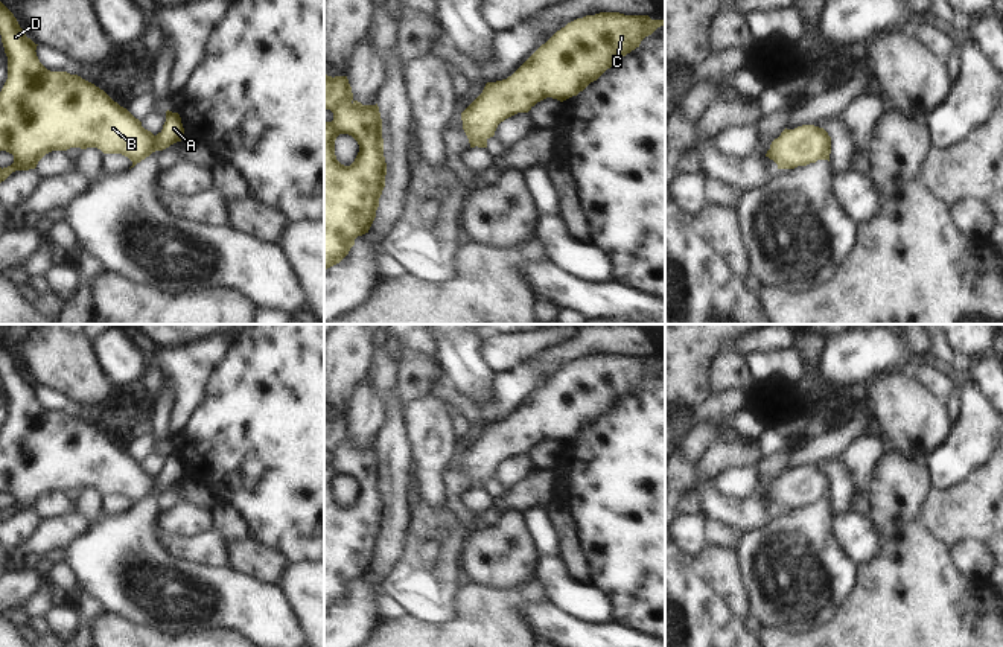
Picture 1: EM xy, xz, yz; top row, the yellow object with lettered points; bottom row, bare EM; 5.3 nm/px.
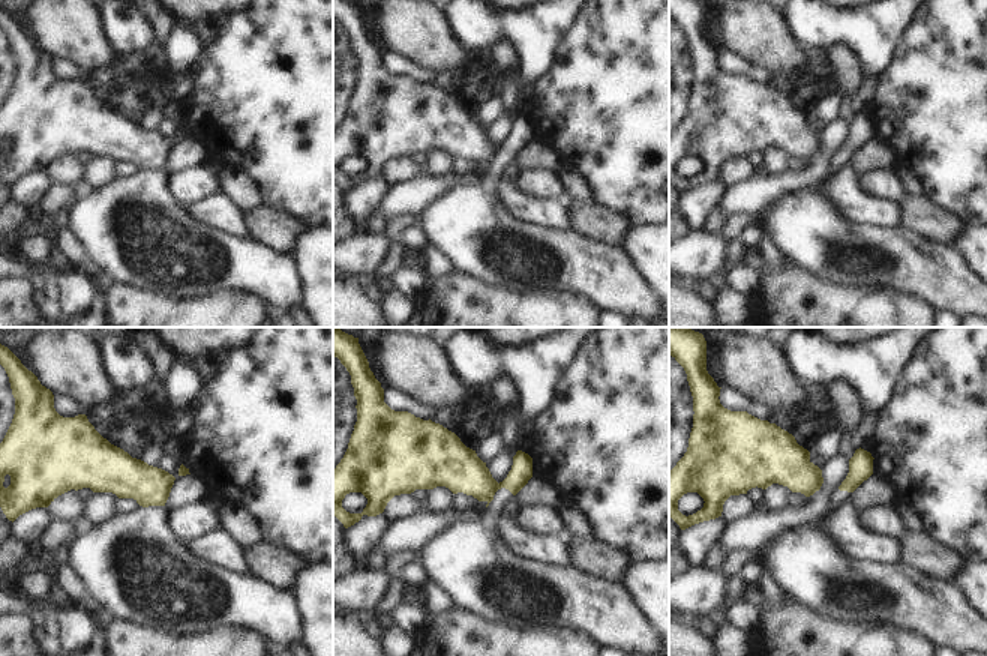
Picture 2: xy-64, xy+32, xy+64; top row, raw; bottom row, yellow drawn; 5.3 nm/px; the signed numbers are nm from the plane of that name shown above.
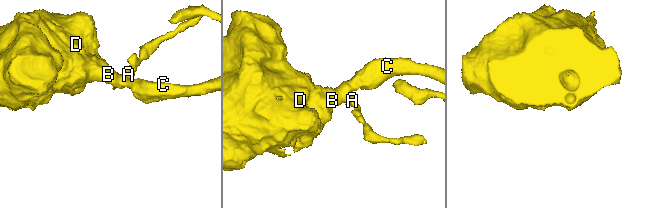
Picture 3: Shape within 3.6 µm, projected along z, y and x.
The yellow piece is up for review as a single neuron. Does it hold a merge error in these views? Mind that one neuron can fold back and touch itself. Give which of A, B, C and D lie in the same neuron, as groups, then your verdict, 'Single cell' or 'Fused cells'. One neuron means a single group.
Groups: A / B C D. Fused cells.

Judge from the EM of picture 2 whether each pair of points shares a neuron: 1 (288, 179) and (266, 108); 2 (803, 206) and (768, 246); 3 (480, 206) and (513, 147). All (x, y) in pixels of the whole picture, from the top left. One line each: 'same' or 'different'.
1: same
2: different
3: same

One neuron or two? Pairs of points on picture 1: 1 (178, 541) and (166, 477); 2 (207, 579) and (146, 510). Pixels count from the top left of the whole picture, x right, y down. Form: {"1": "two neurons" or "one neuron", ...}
{"1": "two neurons", "2": "one neuron"}

